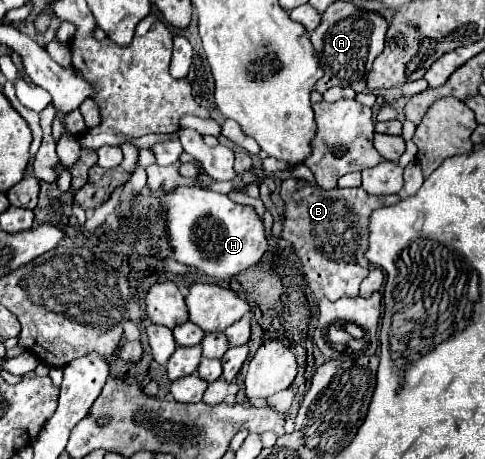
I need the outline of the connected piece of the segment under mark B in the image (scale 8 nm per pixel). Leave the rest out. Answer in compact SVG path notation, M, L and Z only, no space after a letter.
M288 178L280 186L286 210L280 238L294 246L294 252L304 268L304 278L318 298L324 296L328 300L338 300L344 296L358 296L360 282L370 270L370 264L364 258L368 246L368 216L376 208L396 204L400 196L370 196L362 188L322 190L310 184L298 188L298 182L302 180Z

